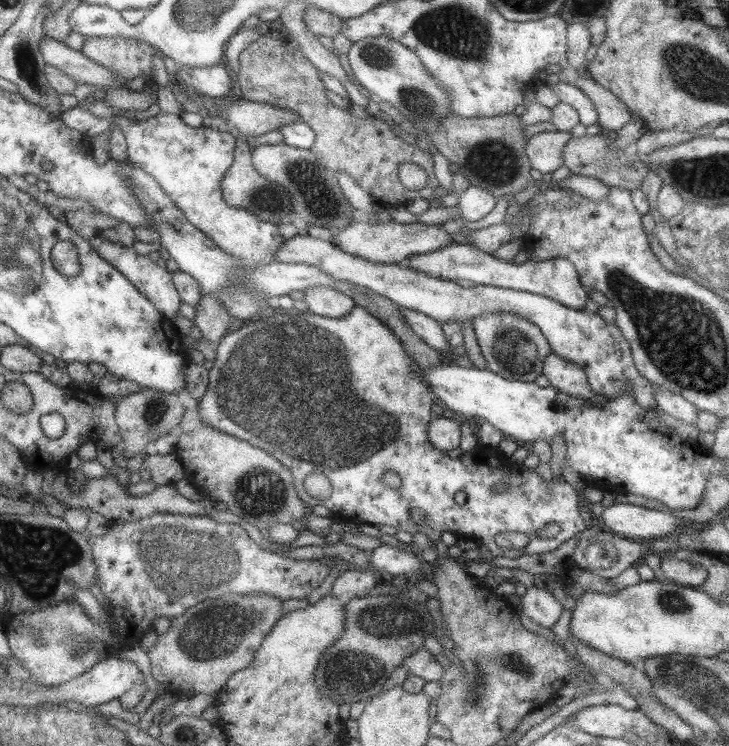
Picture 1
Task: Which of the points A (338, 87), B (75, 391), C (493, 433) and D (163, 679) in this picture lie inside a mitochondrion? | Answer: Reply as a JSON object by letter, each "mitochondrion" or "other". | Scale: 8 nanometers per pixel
{"A":"other","B":"other","C":"other","D":"other"}

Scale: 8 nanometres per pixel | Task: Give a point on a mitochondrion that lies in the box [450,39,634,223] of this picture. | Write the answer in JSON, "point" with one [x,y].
{"point":[499,166]}

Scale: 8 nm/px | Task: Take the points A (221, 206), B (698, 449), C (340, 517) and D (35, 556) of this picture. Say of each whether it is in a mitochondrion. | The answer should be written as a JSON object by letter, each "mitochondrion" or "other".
{"A":"other","B":"other","C":"other","D":"mitochondrion"}

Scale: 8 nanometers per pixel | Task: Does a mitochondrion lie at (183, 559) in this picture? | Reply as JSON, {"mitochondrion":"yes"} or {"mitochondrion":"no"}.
{"mitochondrion":"yes"}

